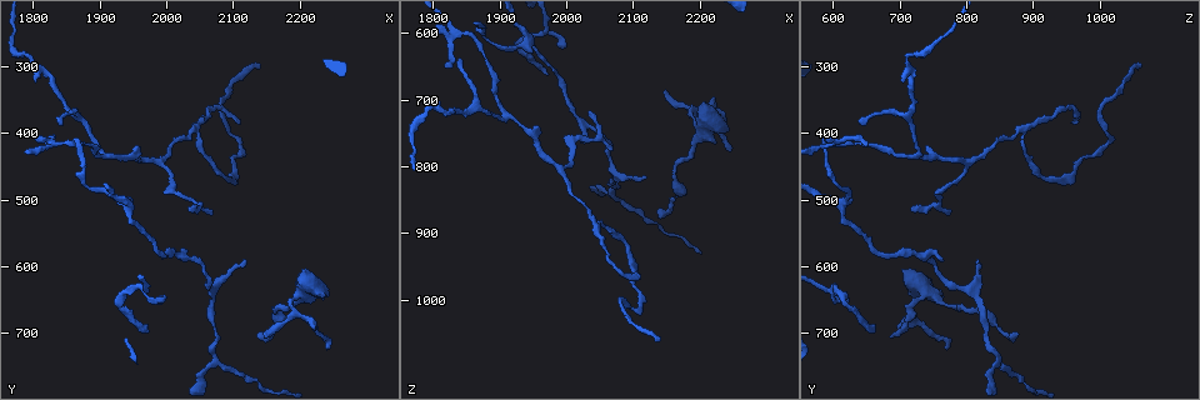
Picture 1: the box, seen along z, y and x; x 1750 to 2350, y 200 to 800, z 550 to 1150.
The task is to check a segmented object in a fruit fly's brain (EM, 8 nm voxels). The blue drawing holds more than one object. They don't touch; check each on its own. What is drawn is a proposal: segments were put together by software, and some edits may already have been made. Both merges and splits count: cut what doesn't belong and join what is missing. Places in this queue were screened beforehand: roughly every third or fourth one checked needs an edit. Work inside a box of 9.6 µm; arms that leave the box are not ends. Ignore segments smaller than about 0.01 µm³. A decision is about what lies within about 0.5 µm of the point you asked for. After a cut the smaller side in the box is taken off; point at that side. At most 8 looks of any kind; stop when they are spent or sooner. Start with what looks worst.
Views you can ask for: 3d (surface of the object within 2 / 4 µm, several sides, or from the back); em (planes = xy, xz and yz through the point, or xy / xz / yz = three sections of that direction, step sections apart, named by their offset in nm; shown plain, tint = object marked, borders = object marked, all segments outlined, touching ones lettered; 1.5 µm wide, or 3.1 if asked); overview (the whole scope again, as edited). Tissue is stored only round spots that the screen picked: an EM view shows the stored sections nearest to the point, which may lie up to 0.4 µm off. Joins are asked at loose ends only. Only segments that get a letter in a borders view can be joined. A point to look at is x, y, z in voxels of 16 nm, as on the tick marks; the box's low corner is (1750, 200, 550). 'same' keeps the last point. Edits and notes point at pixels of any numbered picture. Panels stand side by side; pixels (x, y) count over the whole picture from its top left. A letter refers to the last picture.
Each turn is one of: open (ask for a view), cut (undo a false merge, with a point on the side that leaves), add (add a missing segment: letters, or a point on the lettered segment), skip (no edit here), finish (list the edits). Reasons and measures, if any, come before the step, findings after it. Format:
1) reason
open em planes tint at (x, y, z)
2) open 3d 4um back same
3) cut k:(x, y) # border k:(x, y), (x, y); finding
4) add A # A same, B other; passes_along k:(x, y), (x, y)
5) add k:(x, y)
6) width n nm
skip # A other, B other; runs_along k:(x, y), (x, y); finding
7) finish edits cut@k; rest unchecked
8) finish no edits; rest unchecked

tapers out
open em planes plain at (1845, 380, 640)

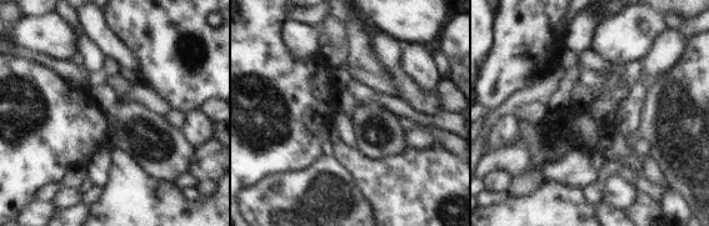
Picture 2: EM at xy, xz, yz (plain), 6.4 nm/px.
see the neighbours
open em planes borders same

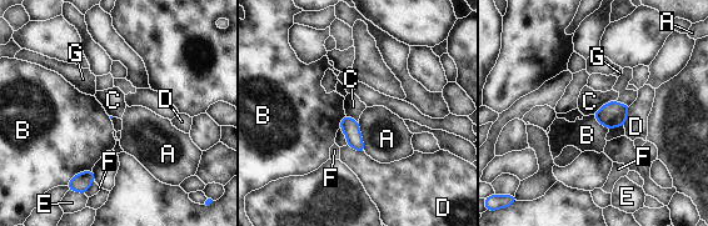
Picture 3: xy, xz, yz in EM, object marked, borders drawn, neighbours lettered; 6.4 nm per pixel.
skip # A other, B other, C other, D other, E other, F other, G other; border 3:(358, 121), (365, 151); none of them fits

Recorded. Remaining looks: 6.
an open end
open em planes borders at (2025, 590, 765)

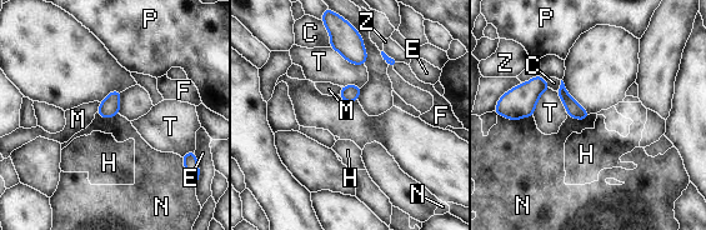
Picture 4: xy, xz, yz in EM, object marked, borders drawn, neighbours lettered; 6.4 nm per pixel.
width 100 nm
skip # C other, E other, F other, H other, M other, N other, P other, T other, Z other; border 4:(532, 114), (516, 120), (504, 118); none of them fits

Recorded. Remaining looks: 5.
abrupt turn
open em planes borders at (1795, 285, 710)

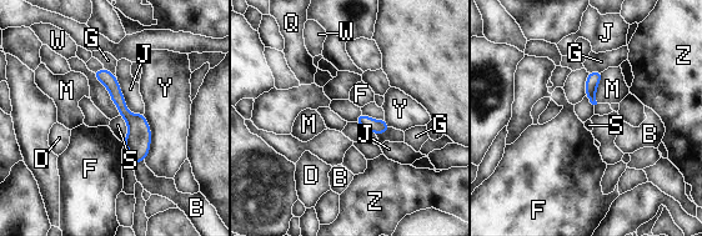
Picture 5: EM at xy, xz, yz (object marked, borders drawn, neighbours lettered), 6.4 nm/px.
skip # B other, D other, F other, G other, J other, M other, Q other, S other, W other, Y other, Z other; runs_along 5:(100, 73), (136, 125), (136, 150); one neuron here

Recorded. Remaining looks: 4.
finish no edits; rest unchecked

